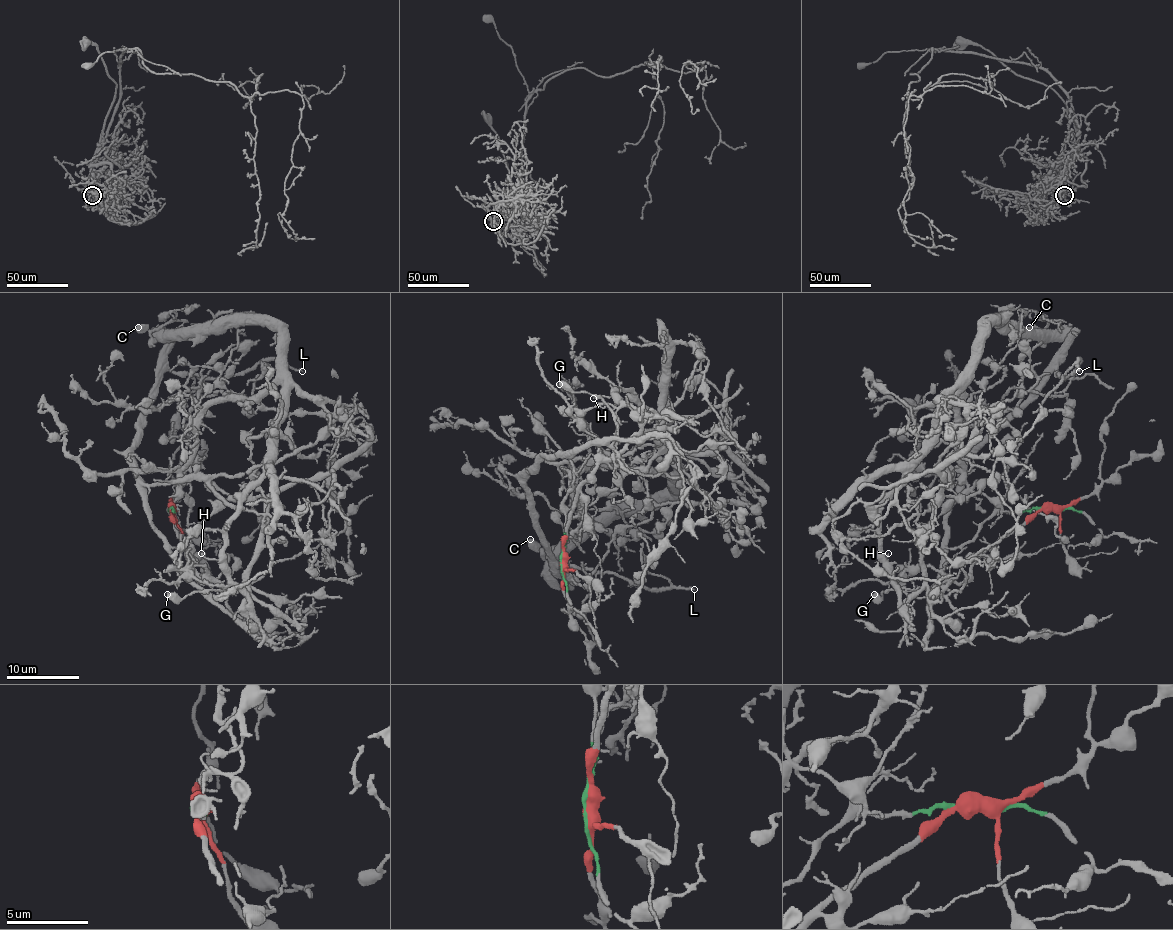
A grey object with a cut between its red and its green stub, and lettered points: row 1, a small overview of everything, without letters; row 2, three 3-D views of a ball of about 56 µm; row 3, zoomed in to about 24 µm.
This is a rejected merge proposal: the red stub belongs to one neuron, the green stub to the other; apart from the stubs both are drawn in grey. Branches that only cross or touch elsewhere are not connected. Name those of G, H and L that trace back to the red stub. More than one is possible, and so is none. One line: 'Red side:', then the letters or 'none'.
Red side: H

